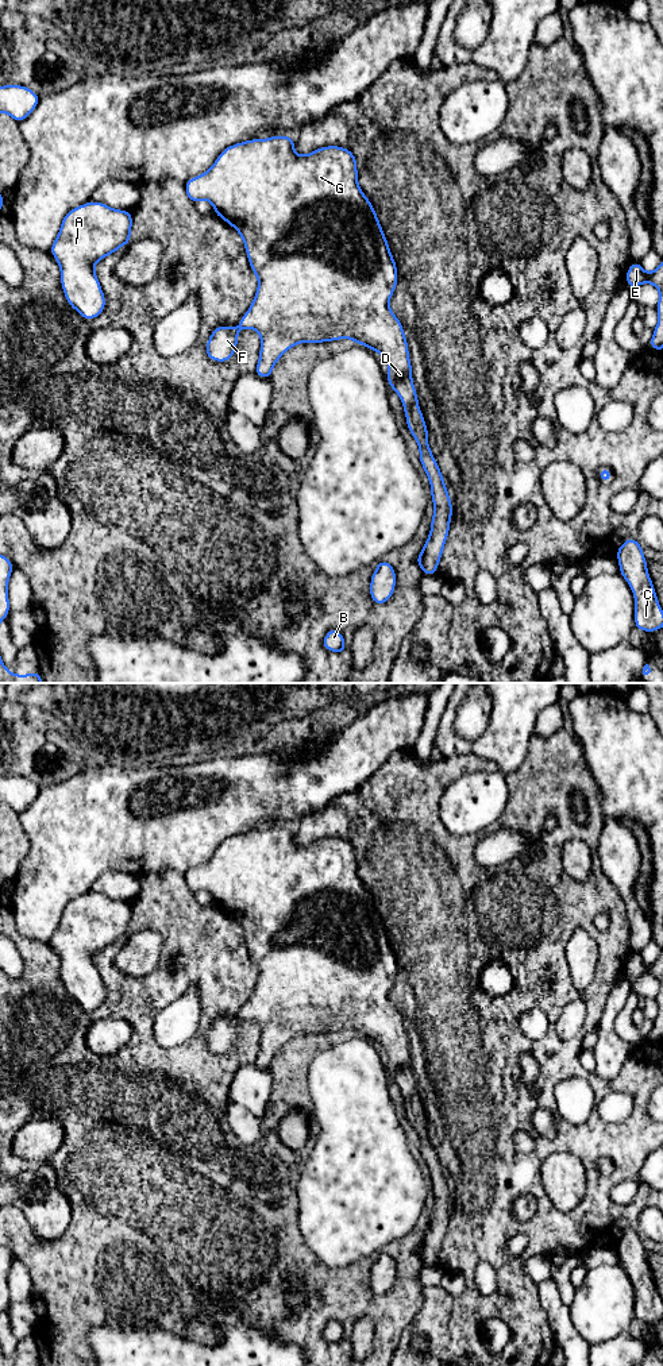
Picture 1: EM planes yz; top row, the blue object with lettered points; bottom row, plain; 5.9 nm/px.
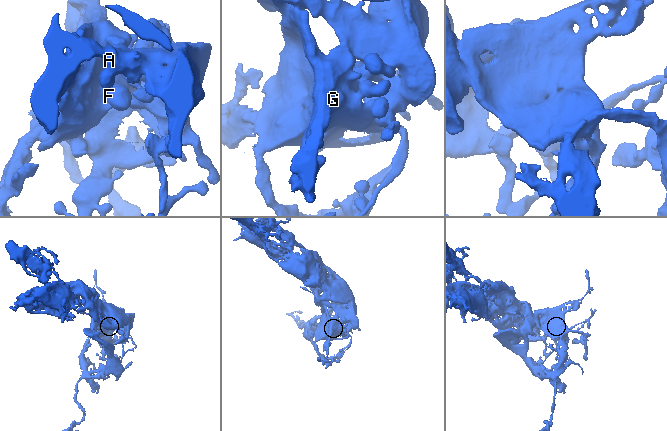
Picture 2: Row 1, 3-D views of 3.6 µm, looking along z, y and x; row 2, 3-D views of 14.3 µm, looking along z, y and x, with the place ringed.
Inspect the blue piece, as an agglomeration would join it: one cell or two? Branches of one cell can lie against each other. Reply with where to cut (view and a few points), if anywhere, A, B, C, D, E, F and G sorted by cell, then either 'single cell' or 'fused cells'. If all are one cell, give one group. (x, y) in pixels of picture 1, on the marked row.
cut none; groups A B C D E F G; single cell

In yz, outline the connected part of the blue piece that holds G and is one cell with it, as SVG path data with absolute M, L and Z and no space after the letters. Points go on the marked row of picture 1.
M275 135L266 139L250 139L226 147L212 167L188 180L188 198L196 204L208 200L215 215L234 227L242 236L253 273L258 278L258 289L250 309L243 315L236 328L216 327L205 346L212 362L230 362L238 347L240 329L255 329L261 336L261 351L255 375L271 379L271 371L280 358L300 343L324 343L350 339L381 354L388 363L388 383L400 397L406 425L417 441L420 463L431 485L431 498L435 506L429 536L416 557L423 575L437 574L437 564L450 532L452 517L451 499L443 481L443 474L428 444L428 428L419 406L412 378L408 340L402 324L392 312L389 301L398 282L396 261L377 217L375 209L358 184L356 158L352 151L340 146L325 146L307 155L294 153L294 138Z

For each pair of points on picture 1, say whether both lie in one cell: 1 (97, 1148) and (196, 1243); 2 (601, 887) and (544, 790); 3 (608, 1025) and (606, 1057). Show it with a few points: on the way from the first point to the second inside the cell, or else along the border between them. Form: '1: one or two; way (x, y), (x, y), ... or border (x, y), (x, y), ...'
1: one; way (123, 1173), (173, 1223)
2: one; way (594, 863), (592, 842), (563, 814)
3: one; way (606, 1033), (606, 1049)

